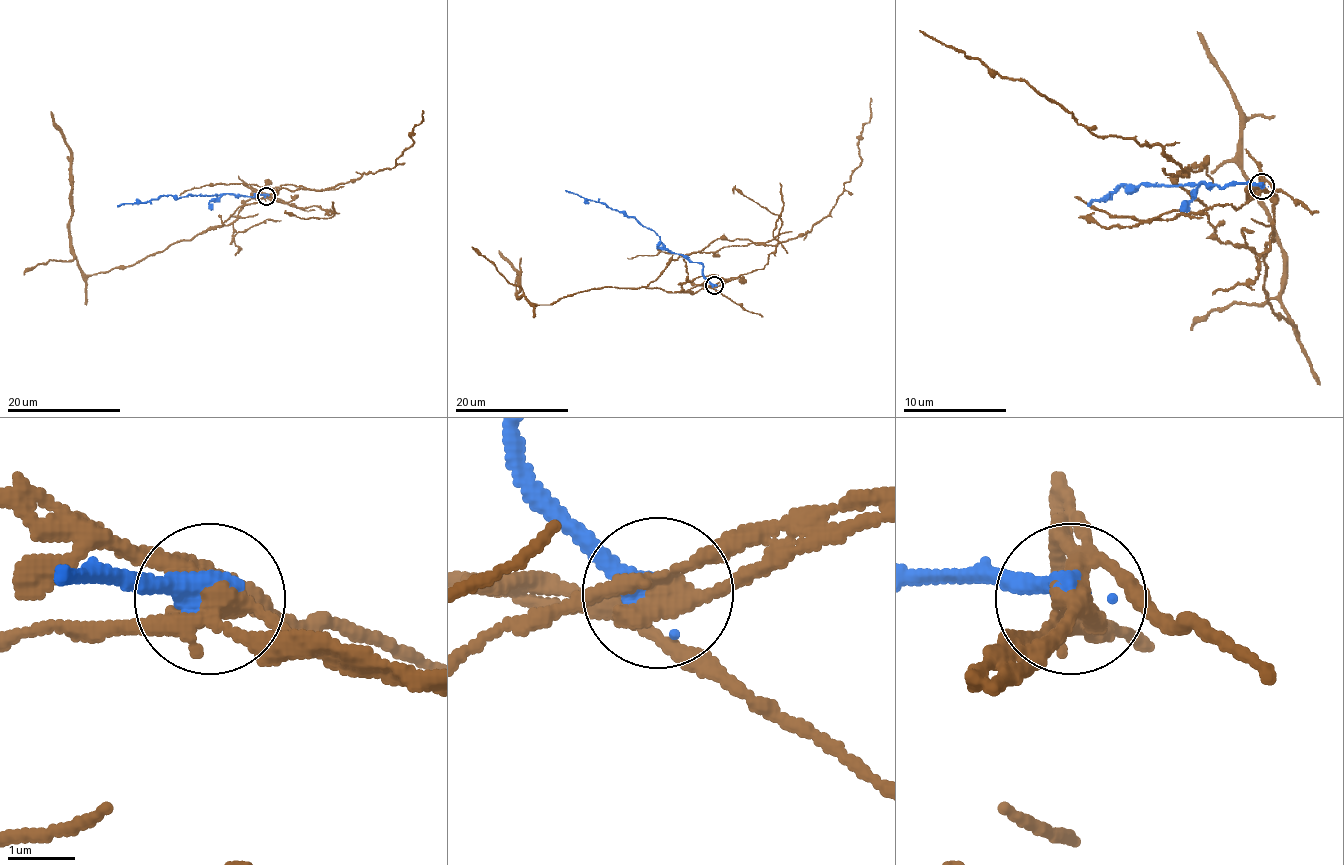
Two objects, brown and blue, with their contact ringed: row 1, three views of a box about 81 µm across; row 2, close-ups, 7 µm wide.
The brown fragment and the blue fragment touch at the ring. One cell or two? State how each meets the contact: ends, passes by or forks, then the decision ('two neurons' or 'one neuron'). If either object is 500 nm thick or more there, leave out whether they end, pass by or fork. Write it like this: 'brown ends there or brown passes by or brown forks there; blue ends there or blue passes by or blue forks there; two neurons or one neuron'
brown forks there; blue ends there; two neurons

